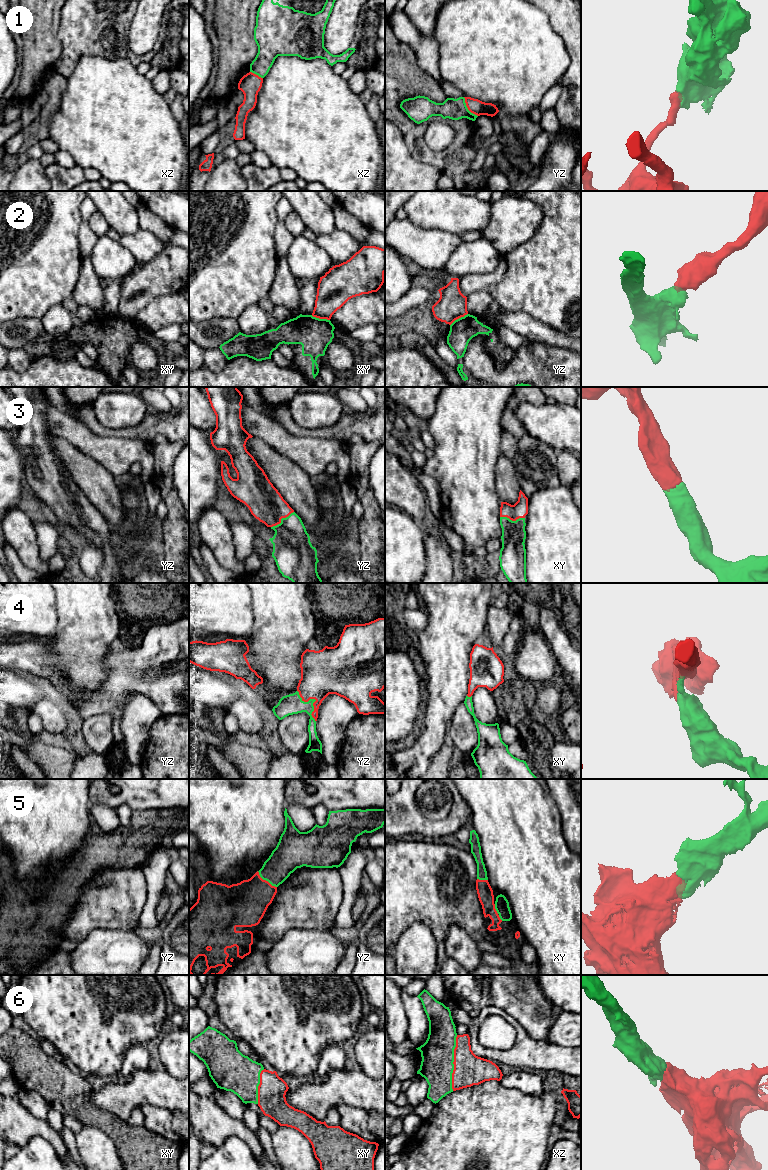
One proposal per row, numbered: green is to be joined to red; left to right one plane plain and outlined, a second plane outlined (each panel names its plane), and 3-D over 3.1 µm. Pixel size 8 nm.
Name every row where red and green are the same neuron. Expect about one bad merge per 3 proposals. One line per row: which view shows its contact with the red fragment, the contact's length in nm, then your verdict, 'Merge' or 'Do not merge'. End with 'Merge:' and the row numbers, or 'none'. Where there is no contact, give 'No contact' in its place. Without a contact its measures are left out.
1: Touches red in yz. Shared border 200 nm. Do not merge
2: Touches red in xy. Shared border 160 nm. Do not merge
3: Touches red in yz. Shared border 220 nm. Merge
4: Touches red in yz. Shared border 300 nm. Merge
5: Touches red in yz. Shared border 200 nm. Merge
6: Touches red in xz. Shared border 440 nm. Merge
Merge: 3, 4, 5, 6

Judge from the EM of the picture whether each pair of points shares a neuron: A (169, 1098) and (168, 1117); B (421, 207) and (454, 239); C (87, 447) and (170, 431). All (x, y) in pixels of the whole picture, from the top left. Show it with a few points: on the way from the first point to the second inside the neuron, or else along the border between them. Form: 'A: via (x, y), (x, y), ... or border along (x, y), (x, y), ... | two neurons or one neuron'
A: border along (145, 1103), (178, 1111) | two neurons
B: border along (424, 227), (456, 232), (458, 234) | two neurons
C: border along (108, 436), (137, 438), (150, 443) | two neurons

